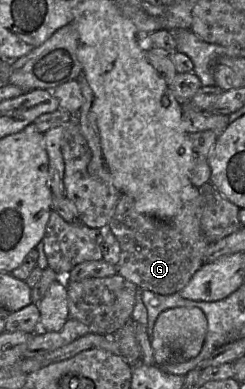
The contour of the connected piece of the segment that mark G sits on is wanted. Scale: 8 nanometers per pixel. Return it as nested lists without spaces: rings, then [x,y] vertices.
[[[196,187],[191,192],[191,199],[170,220],[159,220],[137,212],[133,199],[121,195],[107,227],[120,245],[120,258],[116,265],[119,275],[140,290],[160,295],[179,293],[205,264],[205,252],[210,243],[201,231],[201,214],[201,195]]]

